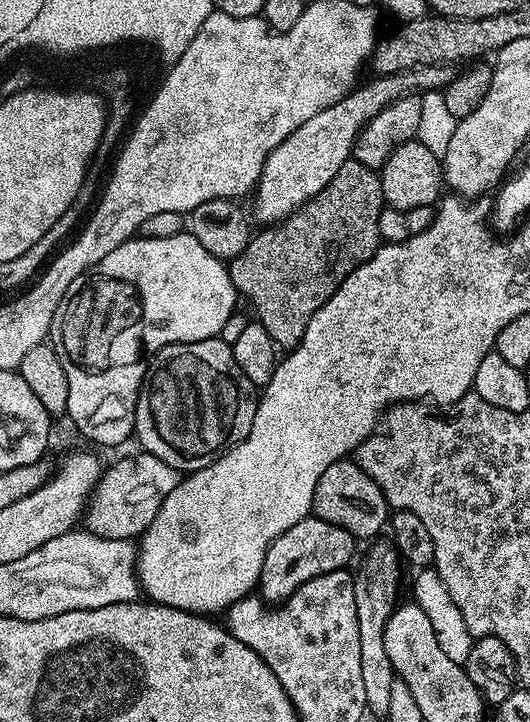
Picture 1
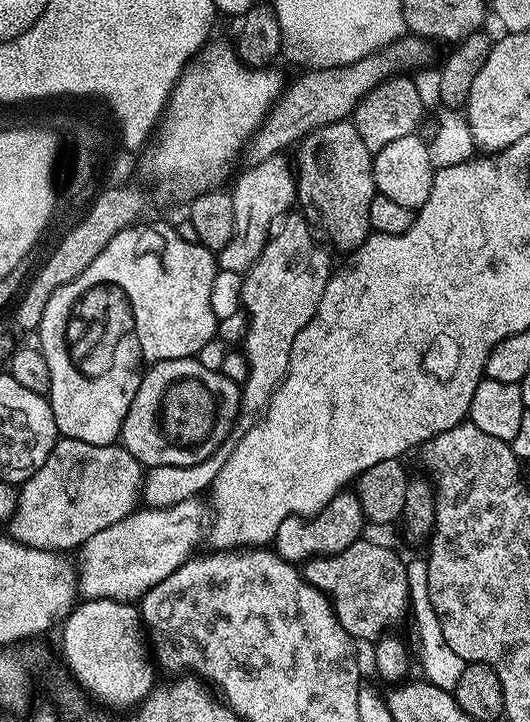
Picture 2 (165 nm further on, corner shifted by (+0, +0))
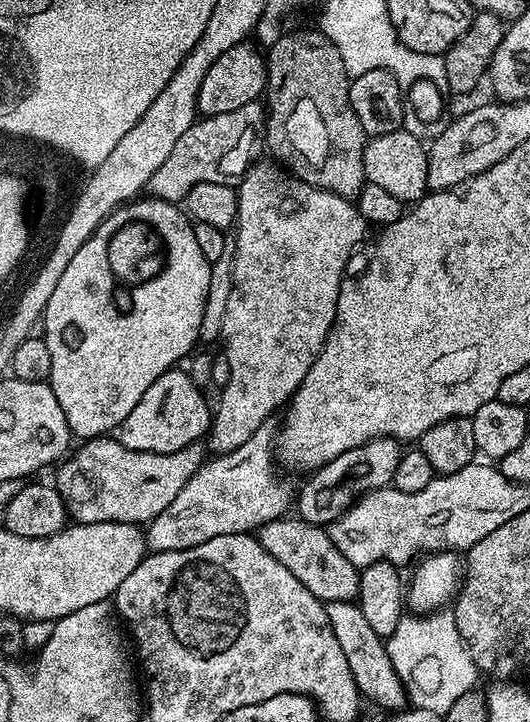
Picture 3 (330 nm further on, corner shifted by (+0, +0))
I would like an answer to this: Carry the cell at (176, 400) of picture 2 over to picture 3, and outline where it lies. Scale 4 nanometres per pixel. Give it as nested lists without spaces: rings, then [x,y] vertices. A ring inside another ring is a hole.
[[[187,371],[163,372],[138,398],[138,406],[118,429],[118,439],[131,452],[173,452],[203,441],[209,435],[214,419],[213,409],[208,408],[205,393],[196,385]]]

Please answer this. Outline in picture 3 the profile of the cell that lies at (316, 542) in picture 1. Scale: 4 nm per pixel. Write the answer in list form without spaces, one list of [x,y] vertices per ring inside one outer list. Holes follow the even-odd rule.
[[[379,436],[362,446],[354,446],[354,450],[346,450],[346,454],[338,454],[338,458],[315,469],[309,475],[312,477],[298,488],[294,508],[300,511],[297,512],[299,519],[317,526],[333,524],[361,494],[389,487],[393,483],[401,455],[401,441],[388,436]]]

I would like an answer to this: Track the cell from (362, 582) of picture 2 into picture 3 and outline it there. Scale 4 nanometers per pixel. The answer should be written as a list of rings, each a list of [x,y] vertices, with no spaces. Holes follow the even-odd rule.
[[[299,518],[288,519],[272,520],[259,529],[261,546],[274,554],[274,558],[278,558],[278,562],[282,562],[282,566],[286,566],[286,570],[290,570],[290,574],[294,574],[294,578],[298,578],[298,582],[302,582],[302,586],[306,586],[306,590],[310,590],[310,594],[319,600],[328,604],[343,600],[355,601],[360,588],[360,573],[346,558],[346,554],[334,546],[323,527],[307,524]]]

